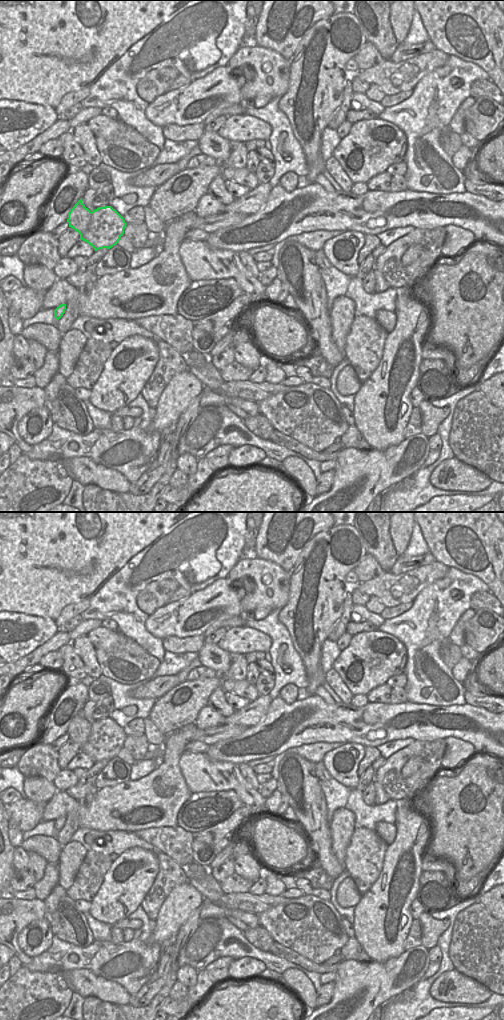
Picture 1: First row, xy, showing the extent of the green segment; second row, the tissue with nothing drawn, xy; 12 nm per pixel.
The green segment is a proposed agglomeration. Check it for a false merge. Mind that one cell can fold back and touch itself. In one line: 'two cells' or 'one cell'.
two cells

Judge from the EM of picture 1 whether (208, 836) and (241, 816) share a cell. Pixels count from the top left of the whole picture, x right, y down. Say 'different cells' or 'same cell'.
same cell

